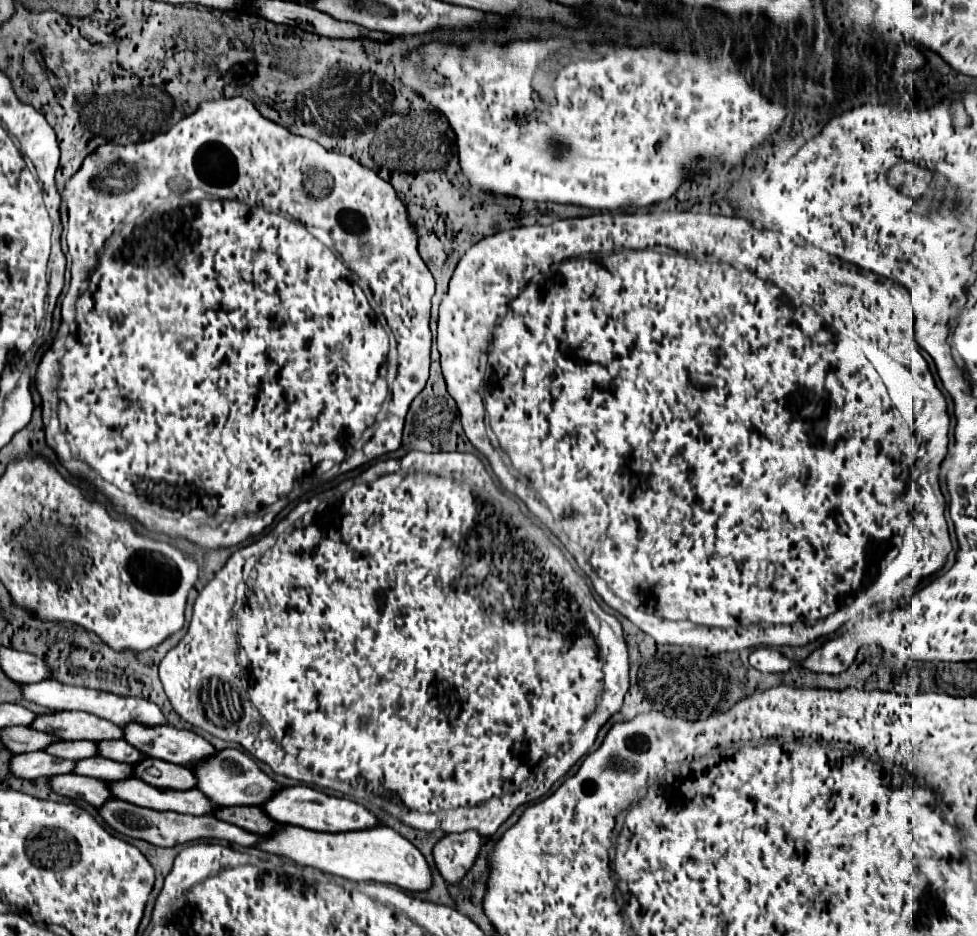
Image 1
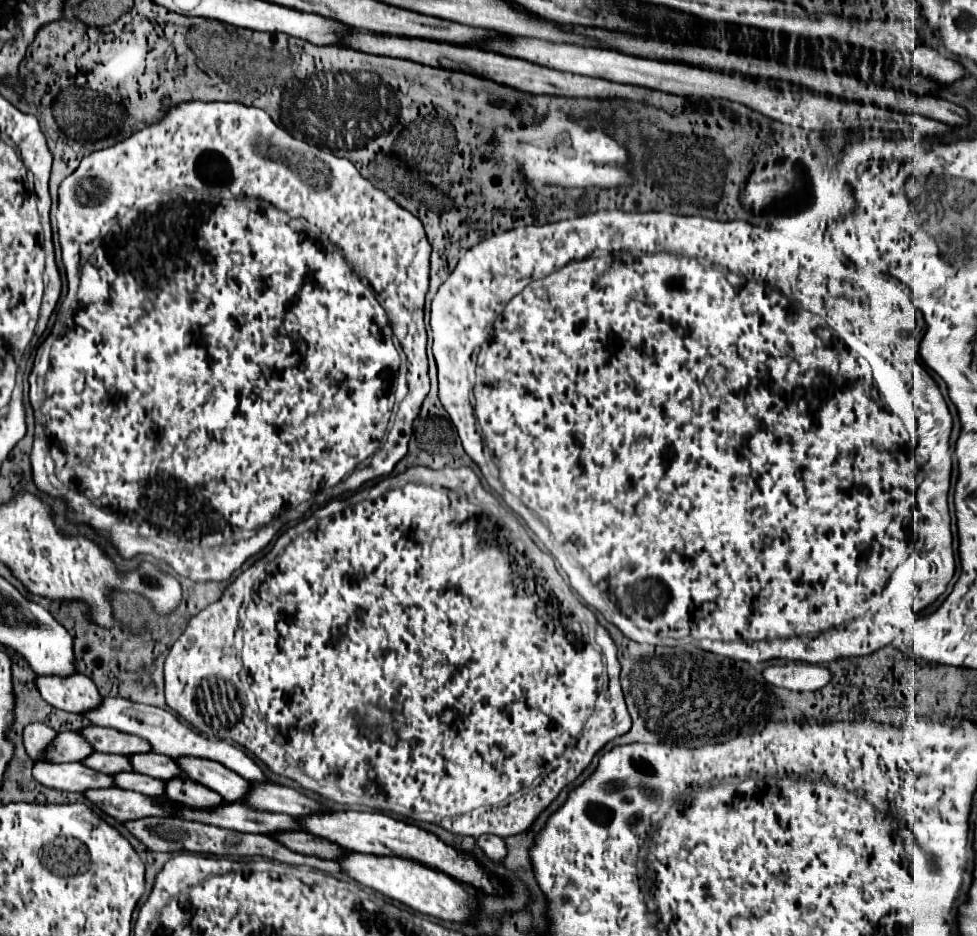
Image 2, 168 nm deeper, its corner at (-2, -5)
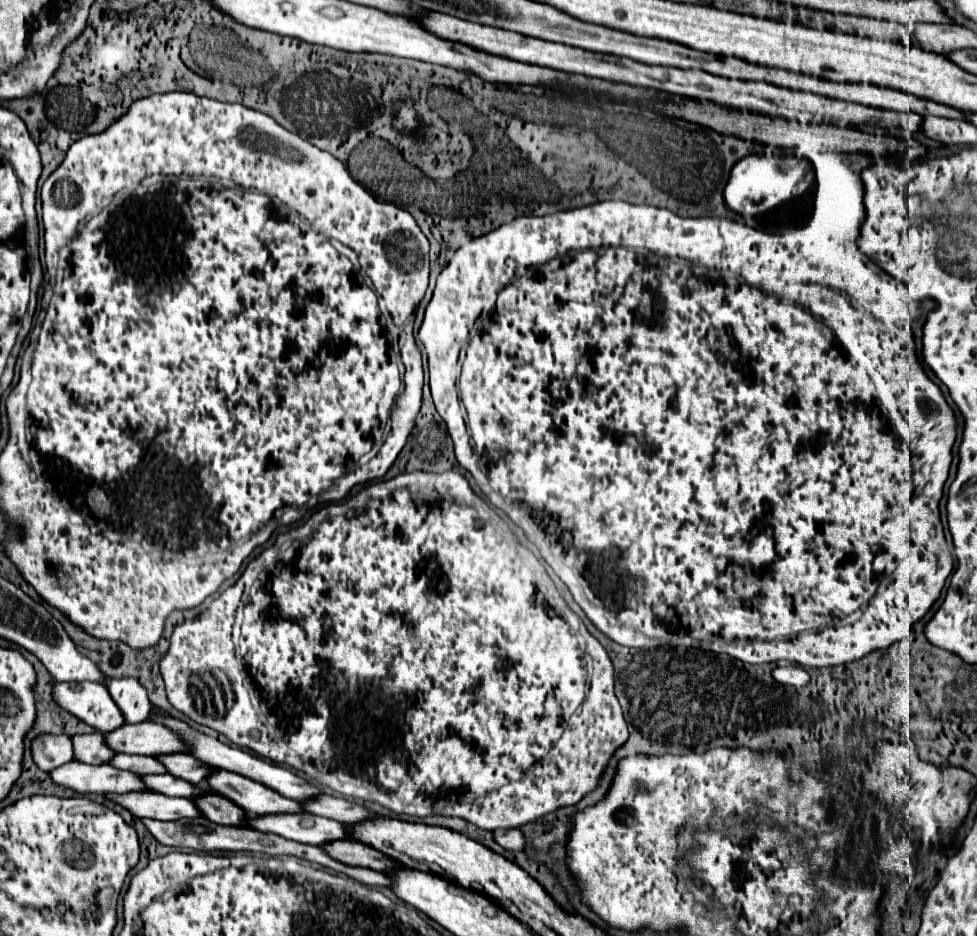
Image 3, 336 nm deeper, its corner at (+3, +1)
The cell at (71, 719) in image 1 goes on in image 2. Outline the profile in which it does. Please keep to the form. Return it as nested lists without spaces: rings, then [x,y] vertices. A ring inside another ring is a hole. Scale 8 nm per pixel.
[[[91,724],[91,726],[85,726],[85,730],[79,730],[79,734],[93,746],[95,752],[129,756],[129,754],[141,754],[151,750],[149,742],[131,734],[123,734],[113,728],[101,728]]]

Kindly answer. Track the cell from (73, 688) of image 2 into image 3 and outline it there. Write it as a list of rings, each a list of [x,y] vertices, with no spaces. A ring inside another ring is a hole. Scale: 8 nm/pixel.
[[[56,682],[54,698],[60,708],[72,712],[98,732],[112,732],[124,726],[124,716],[114,704],[106,686],[94,682]]]

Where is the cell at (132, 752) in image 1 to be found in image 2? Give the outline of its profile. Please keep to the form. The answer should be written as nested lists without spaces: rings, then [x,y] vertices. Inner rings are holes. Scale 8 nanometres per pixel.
[[[133,754],[129,756],[129,760],[133,760],[133,770],[139,774],[147,774],[153,778],[161,778],[161,780],[171,780],[175,776],[181,776],[183,772],[177,768],[177,764],[173,762],[173,758],[163,756],[163,754]]]

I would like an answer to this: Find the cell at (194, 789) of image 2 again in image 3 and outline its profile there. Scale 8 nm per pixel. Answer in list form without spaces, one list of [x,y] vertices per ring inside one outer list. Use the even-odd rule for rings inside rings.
[[[210,794],[210,796],[202,796],[198,800],[194,800],[196,806],[204,812],[204,816],[216,824],[224,824],[224,826],[248,826],[244,824],[244,816],[246,812],[236,806],[234,802],[230,802],[228,798],[220,796],[220,794]]]

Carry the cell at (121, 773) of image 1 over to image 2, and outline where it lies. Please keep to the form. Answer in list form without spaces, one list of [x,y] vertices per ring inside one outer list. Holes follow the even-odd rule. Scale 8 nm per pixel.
[[[121,772],[121,774],[113,774],[113,780],[117,782],[119,788],[125,790],[133,790],[145,796],[161,796],[165,794],[165,782],[145,776],[145,774],[137,774],[137,772]]]

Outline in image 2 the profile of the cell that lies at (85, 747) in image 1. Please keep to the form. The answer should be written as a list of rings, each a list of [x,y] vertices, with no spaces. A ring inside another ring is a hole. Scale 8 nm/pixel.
[[[93,752],[89,758],[85,758],[85,762],[81,762],[97,772],[103,774],[117,774],[123,770],[133,770],[131,762],[127,756],[117,756],[117,754],[101,754],[101,752]]]

